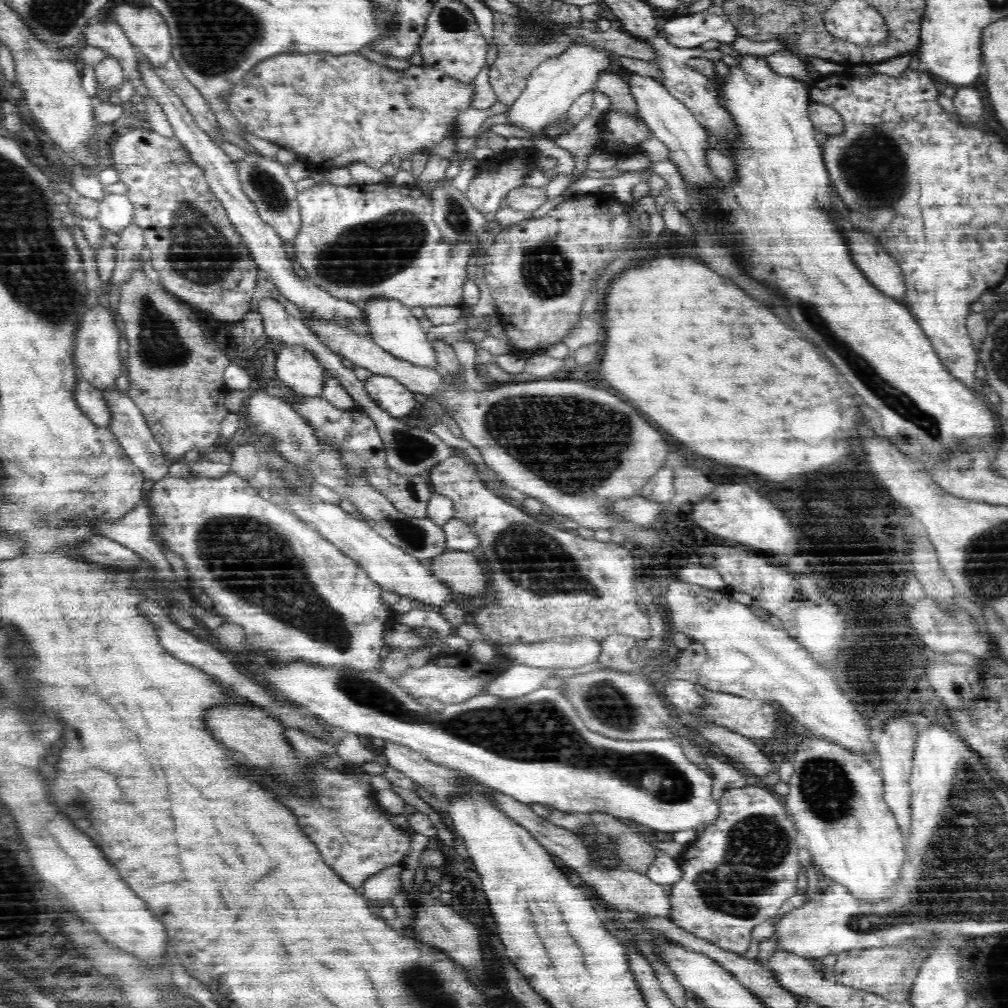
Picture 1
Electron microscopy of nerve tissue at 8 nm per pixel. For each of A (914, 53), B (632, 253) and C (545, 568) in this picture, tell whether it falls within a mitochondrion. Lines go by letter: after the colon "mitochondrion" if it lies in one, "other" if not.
A: other
B: other
C: mitochondrion

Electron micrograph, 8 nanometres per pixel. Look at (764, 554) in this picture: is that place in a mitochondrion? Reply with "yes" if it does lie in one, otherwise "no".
no

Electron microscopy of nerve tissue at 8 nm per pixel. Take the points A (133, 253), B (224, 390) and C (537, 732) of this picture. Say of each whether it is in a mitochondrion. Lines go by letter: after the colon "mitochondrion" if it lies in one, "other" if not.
A: other
B: other
C: mitochondrion

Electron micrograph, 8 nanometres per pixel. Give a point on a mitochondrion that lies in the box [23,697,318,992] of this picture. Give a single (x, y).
(80, 806)

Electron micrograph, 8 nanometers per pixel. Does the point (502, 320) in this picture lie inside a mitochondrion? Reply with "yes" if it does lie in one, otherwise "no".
no

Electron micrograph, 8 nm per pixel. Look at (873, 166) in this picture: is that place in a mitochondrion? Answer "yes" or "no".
yes

